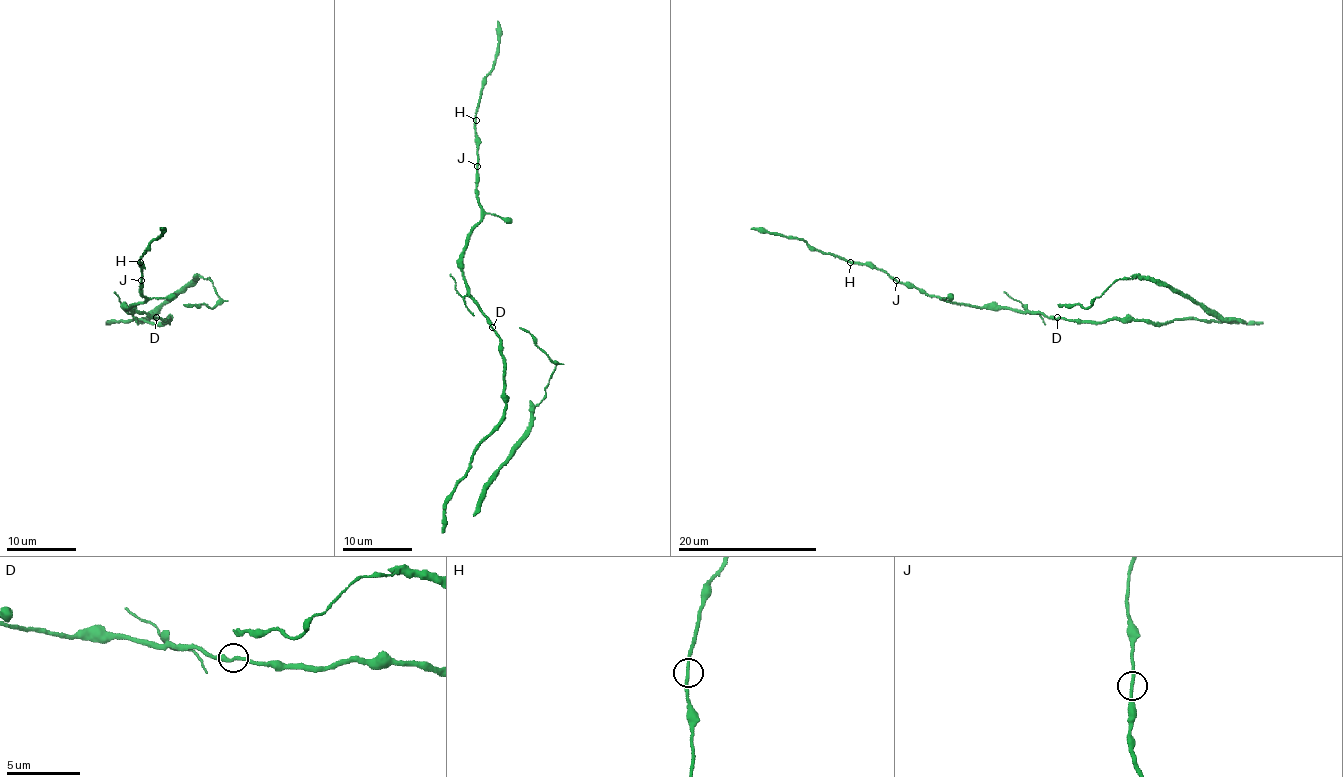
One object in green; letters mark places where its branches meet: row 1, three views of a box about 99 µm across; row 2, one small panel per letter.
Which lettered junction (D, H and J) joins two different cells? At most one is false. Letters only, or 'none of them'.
none of them

